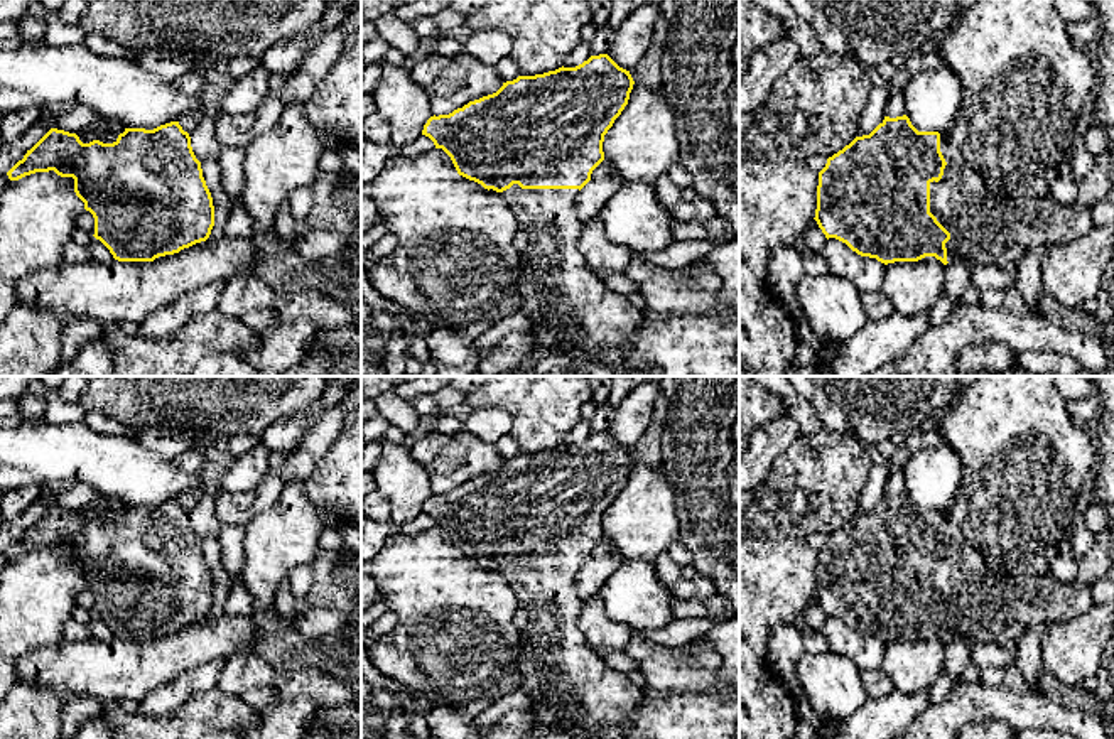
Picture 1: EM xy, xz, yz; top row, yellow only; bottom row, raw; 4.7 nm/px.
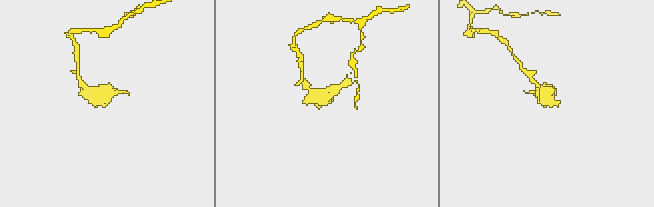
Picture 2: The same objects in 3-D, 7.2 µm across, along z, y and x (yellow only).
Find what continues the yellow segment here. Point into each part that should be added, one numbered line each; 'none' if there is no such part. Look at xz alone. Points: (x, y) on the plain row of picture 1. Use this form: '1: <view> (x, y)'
1: xz (571, 687)

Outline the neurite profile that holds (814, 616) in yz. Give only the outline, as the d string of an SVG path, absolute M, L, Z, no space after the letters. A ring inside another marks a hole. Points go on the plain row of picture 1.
M812 597L803 607L805 624L810 631L820 631L827 616L819 606L817 599Z

